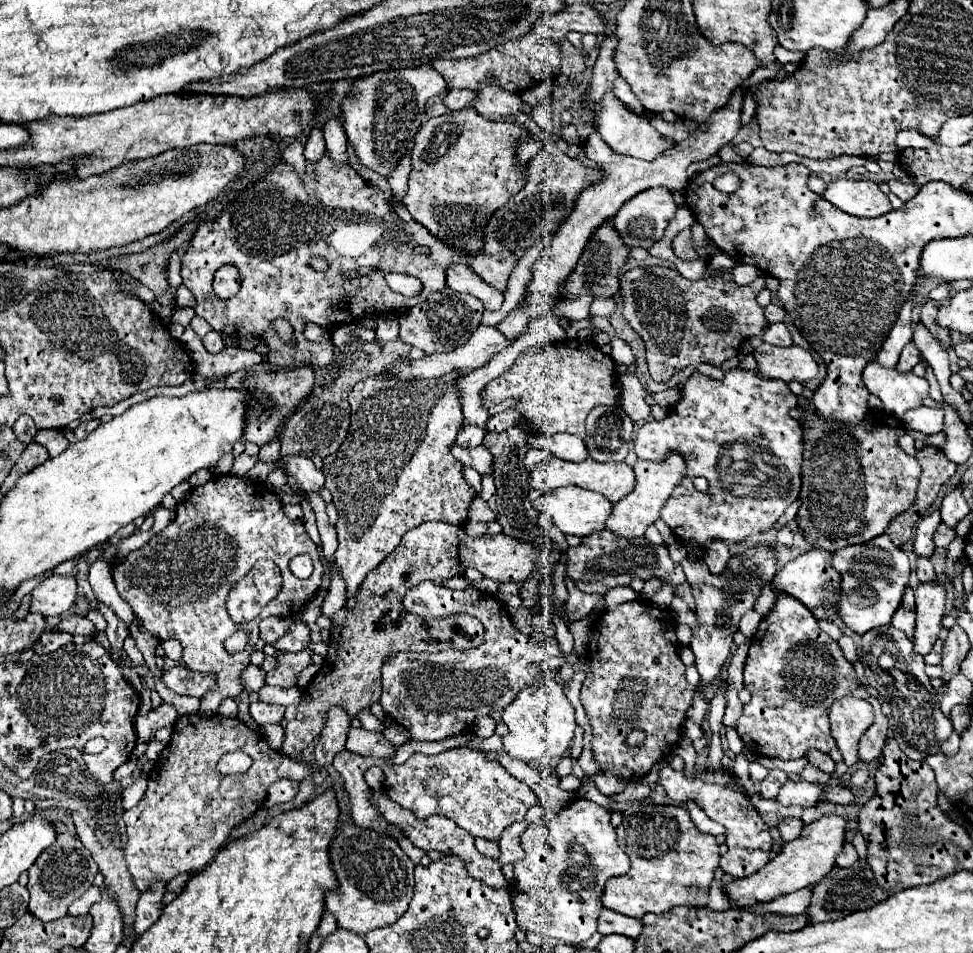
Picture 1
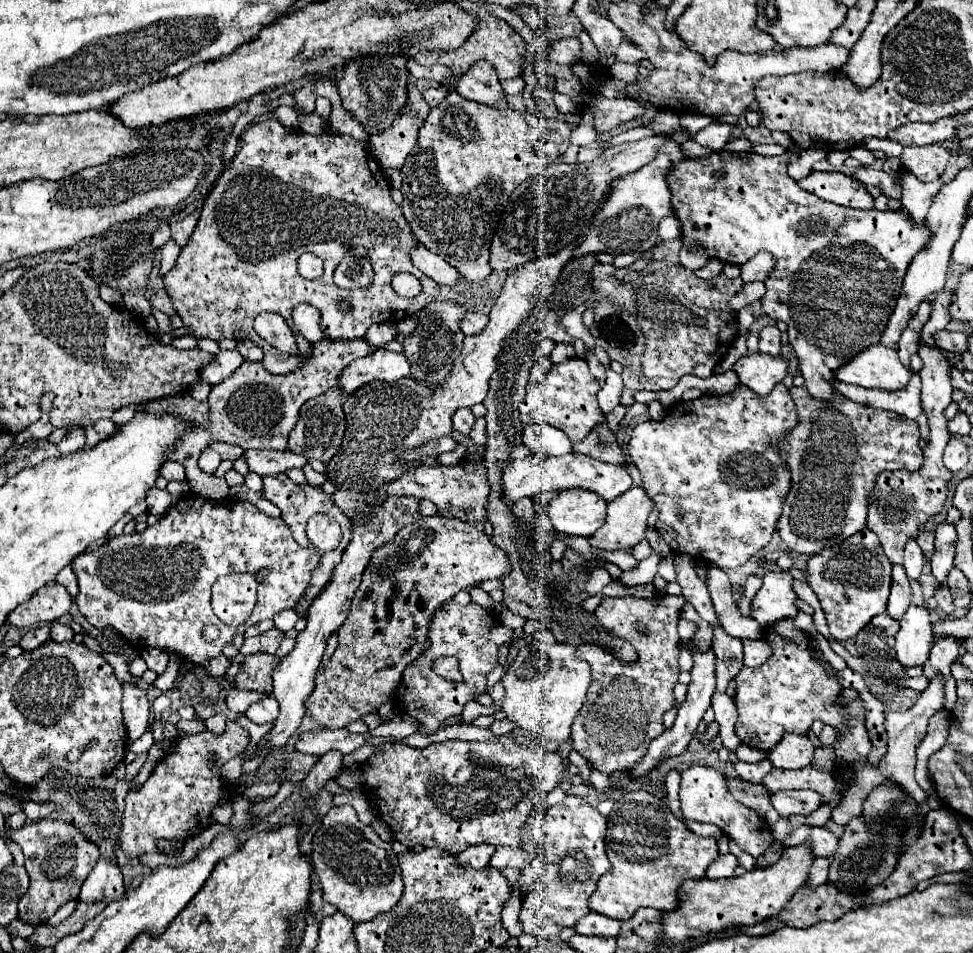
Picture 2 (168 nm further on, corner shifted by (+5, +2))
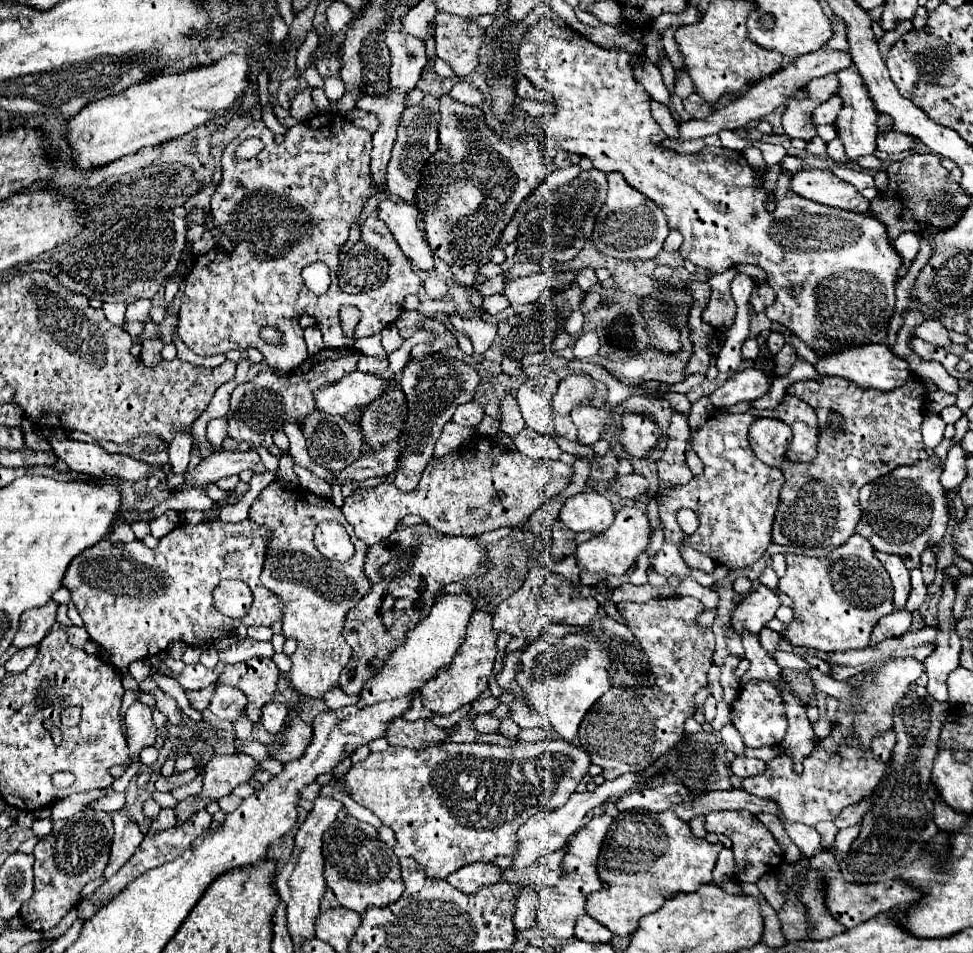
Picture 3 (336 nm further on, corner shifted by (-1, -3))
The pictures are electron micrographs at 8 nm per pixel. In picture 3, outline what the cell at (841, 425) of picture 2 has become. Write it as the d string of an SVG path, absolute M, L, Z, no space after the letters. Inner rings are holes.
M915 377L907 387L899 391L871 391L855 387L855 383L847 383L847 379L837 379L835 389L821 389L817 391L799 381L787 389L787 393L803 399L813 407L819 419L819 453L815 461L809 463L793 463L785 459L787 447L791 443L791 429L777 419L757 419L749 431L749 443L755 455L771 465L779 467L785 475L785 485L781 491L779 511L773 523L773 543L779 545L799 545L799 547L841 547L857 529L861 519L859 507L859 489L873 479L887 475L889 471L901 465L915 465L919 461L919 451L925 447L921 437L921 421L923 421L923 403L927 391L919 377Z

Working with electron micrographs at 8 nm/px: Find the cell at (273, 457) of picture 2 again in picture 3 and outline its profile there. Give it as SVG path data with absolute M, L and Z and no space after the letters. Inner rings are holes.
M249 449L245 453L221 451L213 457L203 459L195 469L185 475L185 487L195 487L203 483L215 483L227 475L239 475L245 469L253 469L259 463L259 455Z

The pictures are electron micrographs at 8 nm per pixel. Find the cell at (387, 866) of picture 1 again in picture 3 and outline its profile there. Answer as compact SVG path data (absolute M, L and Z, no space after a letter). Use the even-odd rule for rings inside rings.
M347 817L345 821L333 823L325 835L323 835L323 859L325 859L325 881L333 889L339 903L351 911L365 913L369 907L387 907L401 899L405 885L401 879L401 867L395 853L379 839L377 829L369 823L363 823L359 819Z

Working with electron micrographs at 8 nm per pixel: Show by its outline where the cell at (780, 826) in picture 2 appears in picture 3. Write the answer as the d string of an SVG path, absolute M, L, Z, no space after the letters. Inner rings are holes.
M913 657L891 659L873 675L867 673L865 685L857 687L861 693L861 705L865 705L865 709L859 711L841 703L837 721L833 723L831 739L819 741L815 755L803 763L801 773L795 773L791 761L779 755L767 761L767 771L763 775L755 779L743 779L743 789L757 797L777 799L777 805L789 823L817 825L819 821L835 821L847 805L867 797L879 783L885 763L879 763L873 759L873 755L869 755L871 739L893 727L891 707L901 697L905 697L909 685L915 683L921 673L925 673L925 663Z

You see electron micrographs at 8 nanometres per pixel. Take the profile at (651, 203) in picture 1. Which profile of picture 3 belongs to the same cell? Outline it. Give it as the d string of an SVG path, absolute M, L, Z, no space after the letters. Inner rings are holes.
M609 173L609 191L607 191L607 201L603 209L599 211L599 217L595 221L595 231L593 231L593 243L595 247L611 257L617 259L653 259L657 253L663 249L663 243L669 235L669 225L663 209L651 201L647 195L641 195L635 187L631 187L621 173Z

